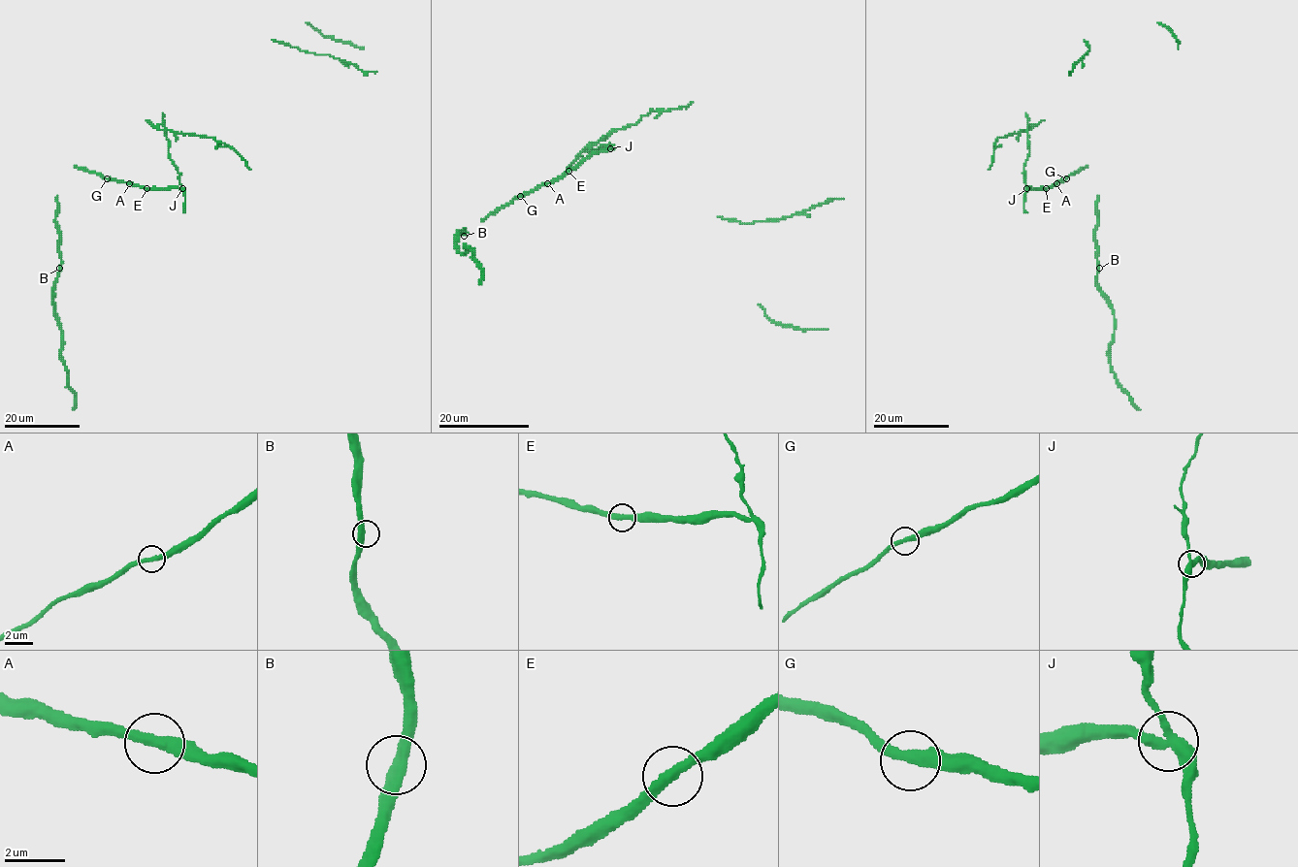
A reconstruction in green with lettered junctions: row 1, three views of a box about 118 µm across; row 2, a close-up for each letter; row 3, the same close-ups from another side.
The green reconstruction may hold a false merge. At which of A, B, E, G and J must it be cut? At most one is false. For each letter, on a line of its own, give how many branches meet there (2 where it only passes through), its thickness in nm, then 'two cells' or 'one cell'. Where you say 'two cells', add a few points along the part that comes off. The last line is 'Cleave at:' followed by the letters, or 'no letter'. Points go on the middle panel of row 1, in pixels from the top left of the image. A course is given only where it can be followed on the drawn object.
A: 2 branches meet; 340 nm thick; one cell
B: 2 branches meet; 380 nm thick; one cell
E: 2 branches meet; 360 nm thick; one cell
G: 2 branches meet; 360 nm thick; one cell
J: 3 branches meet; 320 nm thick; two cells; foreign part runs (610, 148), (601, 145), (596, 151), (581, 153), (614, 131), (633, 125), (653, 111), (687, 107), (692, 102)
Cleave at: J

